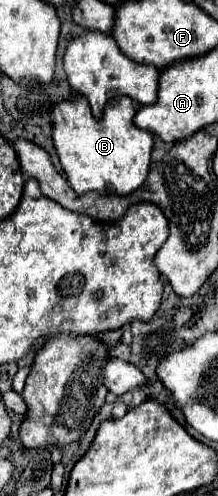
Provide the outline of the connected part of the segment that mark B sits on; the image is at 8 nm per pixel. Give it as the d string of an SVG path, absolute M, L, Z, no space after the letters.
M117 95L105 105L103 119L91 115L89 103L83 97L75 101L63 101L53 109L53 143L61 161L61 167L77 195L97 191L99 195L129 195L139 189L149 173L153 135L139 129L133 123L135 105L133 99Z

